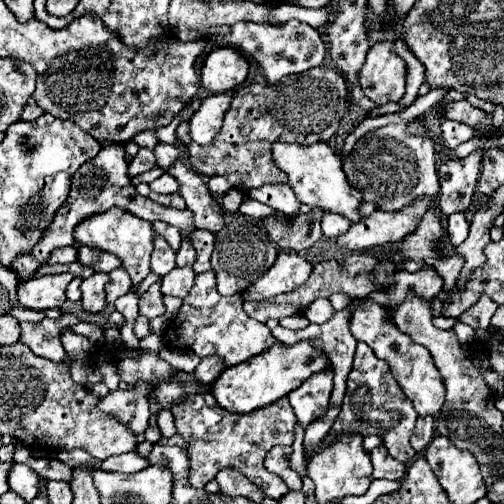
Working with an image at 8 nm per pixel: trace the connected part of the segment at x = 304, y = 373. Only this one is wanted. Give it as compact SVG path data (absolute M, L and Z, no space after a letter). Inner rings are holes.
M310 344L272 348L268 352L262 352L260 356L254 356L252 360L226 368L212 382L210 392L224 410L246 414L266 404L272 404L282 396L288 396L290 390L298 388L310 374L324 370L324 366L328 366L328 356L324 356L324 352L316 352Z

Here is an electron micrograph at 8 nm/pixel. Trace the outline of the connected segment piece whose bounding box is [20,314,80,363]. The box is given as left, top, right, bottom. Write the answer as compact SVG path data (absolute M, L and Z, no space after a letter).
M62 314L56 320L44 318L42 322L22 322L20 342L26 344L34 354L60 363L66 356L62 342L60 342L60 334L64 328L74 326L78 322L80 318L76 314Z

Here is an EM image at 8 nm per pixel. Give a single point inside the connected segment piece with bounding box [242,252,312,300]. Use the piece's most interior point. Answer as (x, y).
(290, 270)

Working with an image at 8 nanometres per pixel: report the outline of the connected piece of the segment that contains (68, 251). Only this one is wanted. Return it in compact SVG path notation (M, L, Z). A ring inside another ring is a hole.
M64 246L64 248L54 248L46 260L46 264L68 264L76 260L76 248Z

